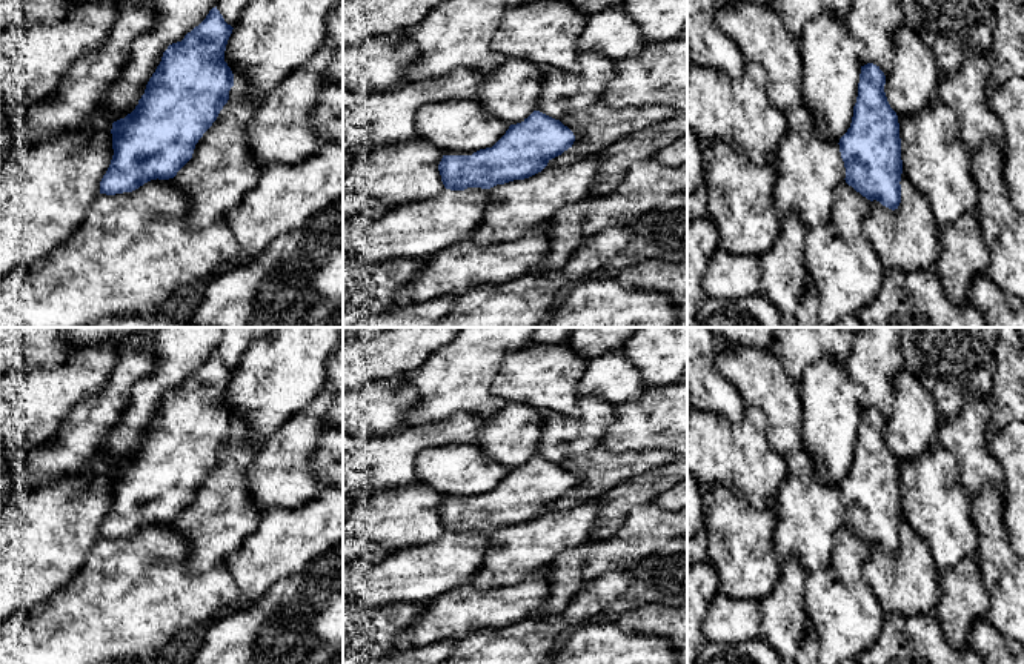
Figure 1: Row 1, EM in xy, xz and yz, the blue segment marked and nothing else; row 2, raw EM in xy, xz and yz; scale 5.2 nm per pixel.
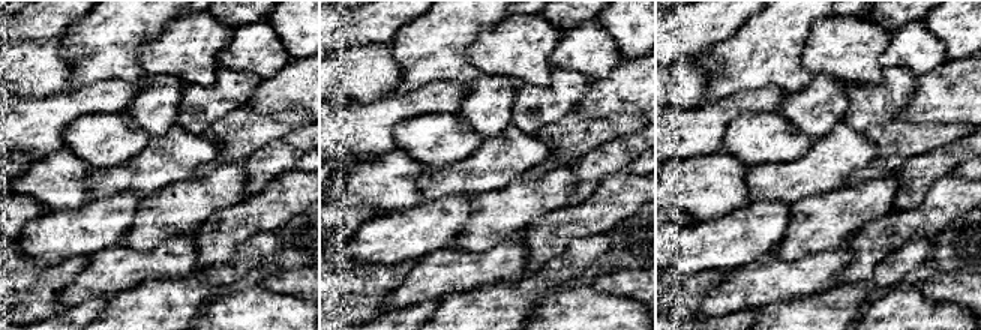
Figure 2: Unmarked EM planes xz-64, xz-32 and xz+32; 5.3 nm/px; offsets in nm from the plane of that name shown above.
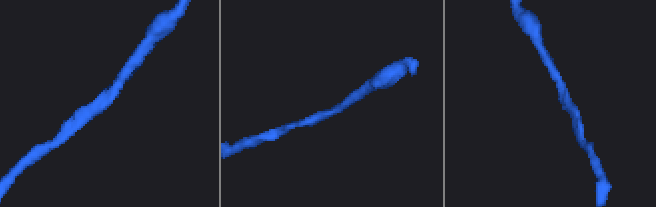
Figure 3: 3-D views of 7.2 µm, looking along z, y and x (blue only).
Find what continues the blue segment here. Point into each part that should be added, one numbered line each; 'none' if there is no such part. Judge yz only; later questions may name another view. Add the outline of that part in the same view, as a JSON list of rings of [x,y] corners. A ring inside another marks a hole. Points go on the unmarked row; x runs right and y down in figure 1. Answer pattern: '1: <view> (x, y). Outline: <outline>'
none

